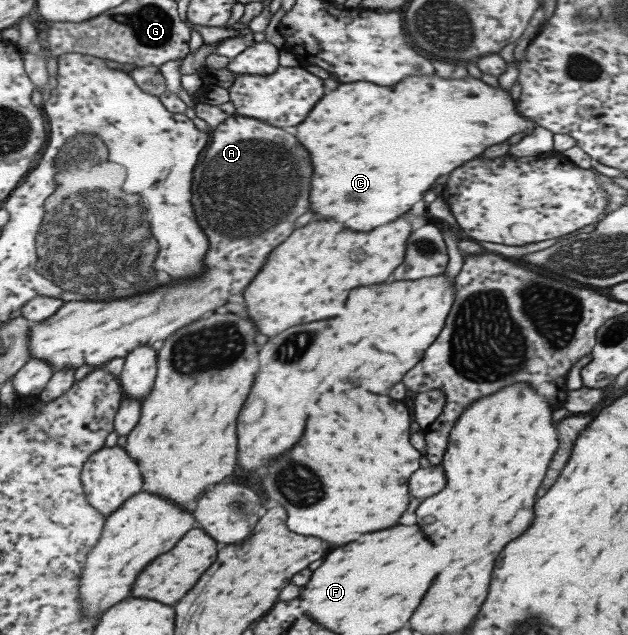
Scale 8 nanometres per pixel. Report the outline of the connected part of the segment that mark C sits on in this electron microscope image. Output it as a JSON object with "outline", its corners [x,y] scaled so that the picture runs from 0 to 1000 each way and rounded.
{"outline":[[[694,117],[688,123],[656,120],[631,129],[631,135],[592,135],[589,129],[541,132],[529,148],[513,151],[471,198],[471,220],[494,239],[500,261],[494,331],[513,343],[545,350],[557,362],[592,362],[653,331],[659,318],[691,296],[697,277],[713,280],[720,268],[763,246],[777,230],[796,227],[823,208],[844,211],[850,198],[850,191],[818,175],[806,140],[779,135],[745,117],[732,126],[707,126]]]}

